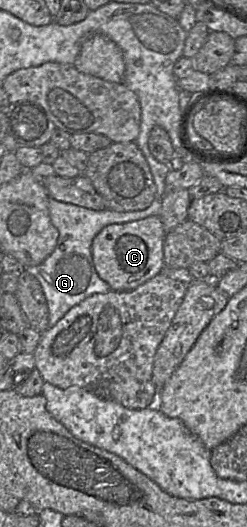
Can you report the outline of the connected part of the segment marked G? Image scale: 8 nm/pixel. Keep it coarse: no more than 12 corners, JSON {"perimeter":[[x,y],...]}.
{"perimeter":[[50,198],[57,246],[27,268],[43,289],[49,328],[93,294],[111,291],[91,247],[108,225],[159,216],[96,211]]}

